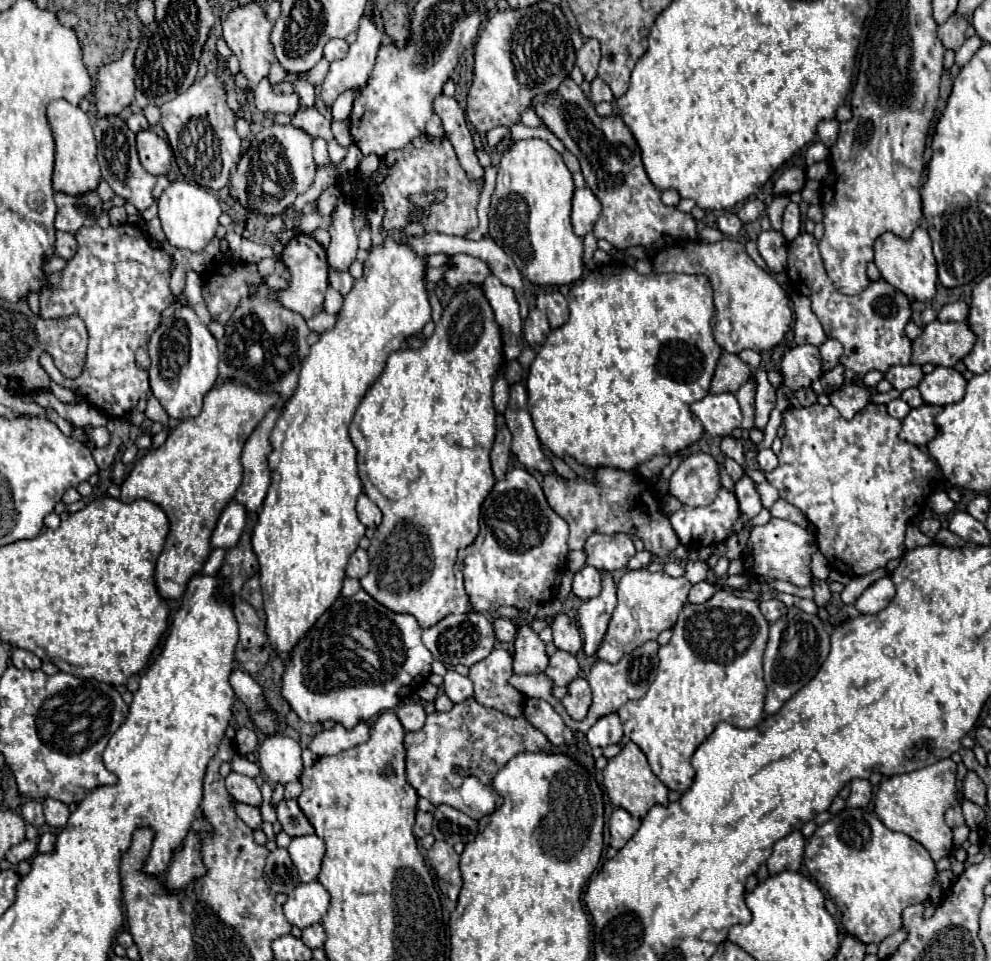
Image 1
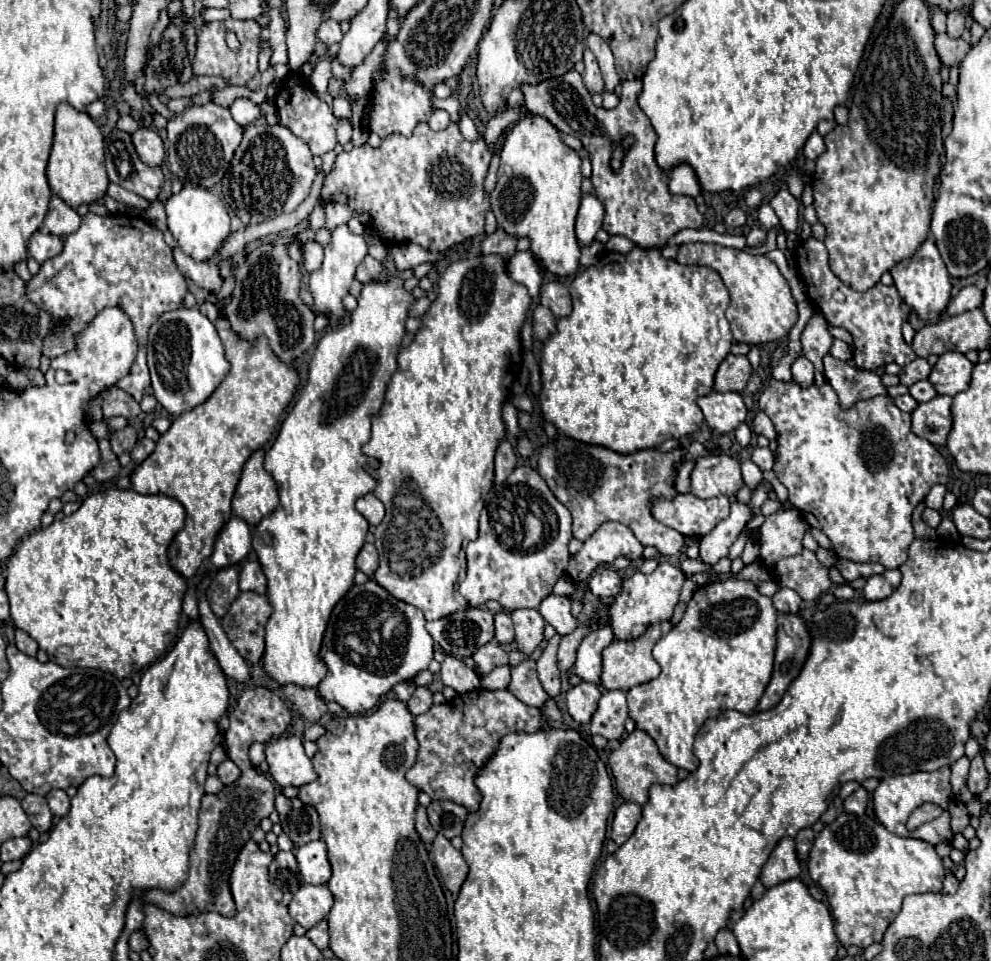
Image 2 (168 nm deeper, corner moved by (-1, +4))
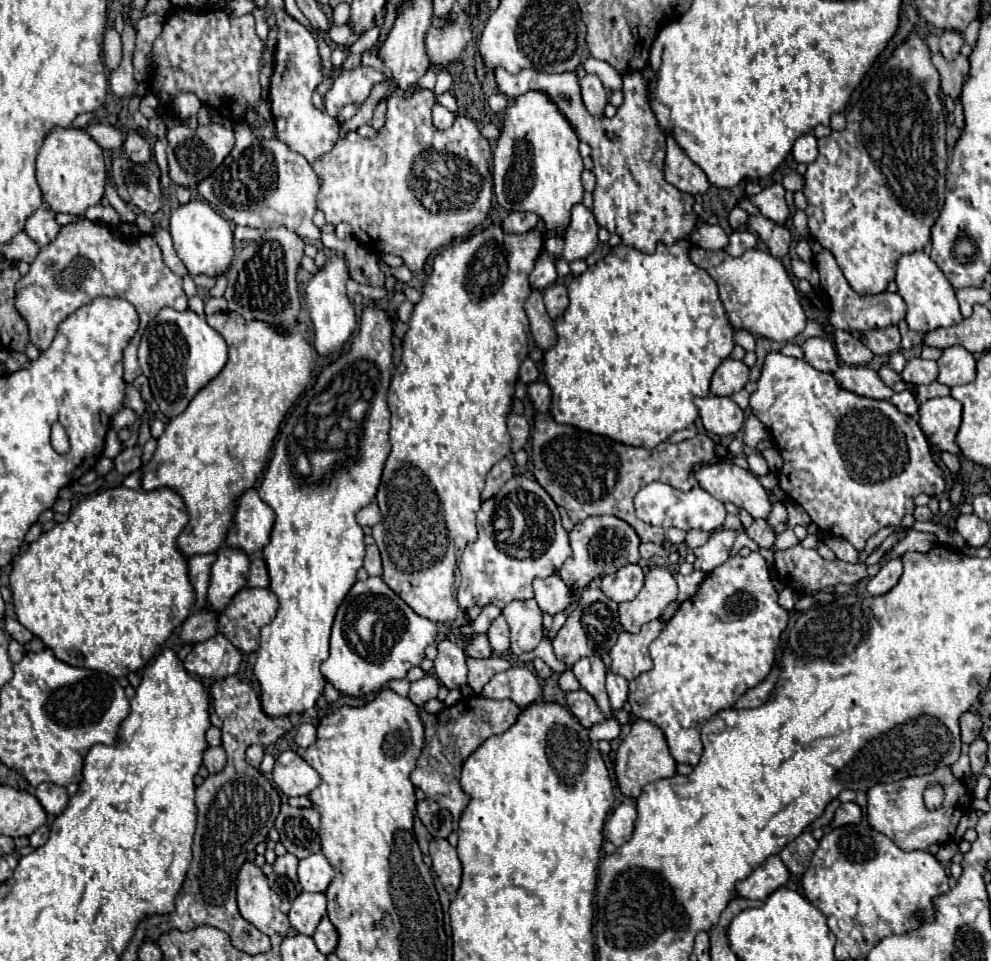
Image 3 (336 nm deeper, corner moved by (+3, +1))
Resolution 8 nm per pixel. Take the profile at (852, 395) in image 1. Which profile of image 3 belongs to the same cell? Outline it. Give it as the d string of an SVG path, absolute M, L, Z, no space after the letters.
M841 365L835 373L835 379L839 381L839 385L847 391L853 391L857 395L863 397L871 397L871 399L891 399L893 397L893 389L887 387L877 371L869 369L869 367L849 367L849 365Z

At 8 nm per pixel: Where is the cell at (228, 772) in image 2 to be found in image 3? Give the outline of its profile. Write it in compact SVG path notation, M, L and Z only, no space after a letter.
M221 745L217 747L207 747L203 753L203 765L207 767L209 773L217 773L225 767L225 751Z

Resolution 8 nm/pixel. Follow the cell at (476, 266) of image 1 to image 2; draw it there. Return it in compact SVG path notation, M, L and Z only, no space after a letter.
M495 230L495 234L487 236L481 246L479 246L479 254L489 256L489 254L499 254L503 260L509 260L517 250L515 250L517 242L515 238L507 236L503 230Z

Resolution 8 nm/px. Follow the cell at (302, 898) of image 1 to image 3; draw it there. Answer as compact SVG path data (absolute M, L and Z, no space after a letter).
M301 893L289 911L291 927L303 935L313 935L321 917L325 915L325 895L323 893Z

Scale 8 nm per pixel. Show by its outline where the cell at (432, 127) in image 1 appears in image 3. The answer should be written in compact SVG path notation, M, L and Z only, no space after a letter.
M439 103L433 105L433 125L437 129L449 129L453 125L453 121L455 121L455 113L451 113L449 109L445 109Z

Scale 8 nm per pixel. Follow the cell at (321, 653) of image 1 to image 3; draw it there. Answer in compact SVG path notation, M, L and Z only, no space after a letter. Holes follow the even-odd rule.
M367 577L365 581L357 581L347 597L343 599L335 619L357 619L357 621L335 621L331 631L331 653L321 663L321 673L329 683L335 685L345 695L363 697L367 693L379 691L391 679L403 679L411 667L417 667L425 659L425 647L435 643L437 625L421 615L417 615L381 577ZM363 615L371 615L373 621L361 621Z

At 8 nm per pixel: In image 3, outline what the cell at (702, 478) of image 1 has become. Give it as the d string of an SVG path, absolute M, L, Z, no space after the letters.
M721 461L717 465L701 467L697 471L697 481L719 501L729 501L739 509L749 511L753 519L767 519L771 513L773 505L769 501L769 491L751 471L735 463Z

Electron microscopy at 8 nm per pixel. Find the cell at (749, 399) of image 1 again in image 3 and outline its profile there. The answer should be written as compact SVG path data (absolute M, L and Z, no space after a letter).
M737 329L733 339L735 339L735 343L739 343L745 351L755 351L755 337L753 337L749 331L745 331L745 329Z

